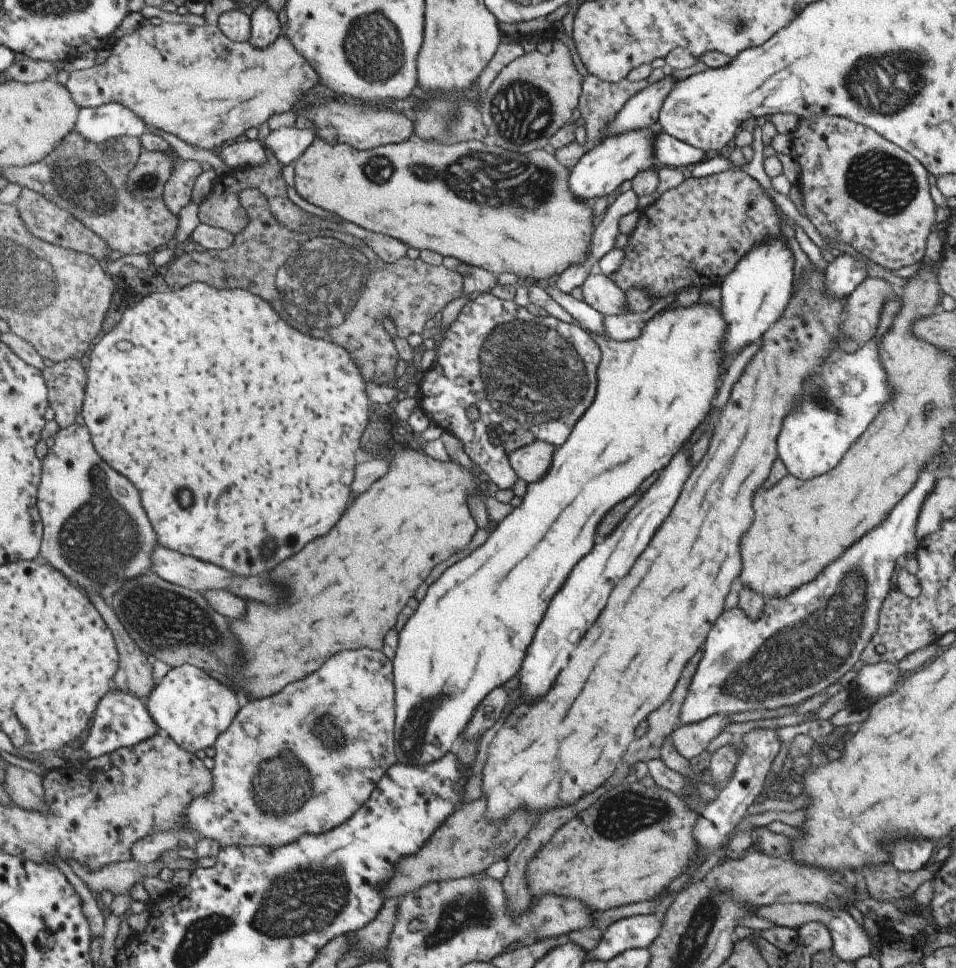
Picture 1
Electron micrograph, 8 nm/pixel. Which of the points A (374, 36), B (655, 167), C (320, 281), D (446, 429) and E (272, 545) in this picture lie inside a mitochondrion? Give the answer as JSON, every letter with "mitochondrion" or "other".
{"A":"mitochondrion","B":"other","C":"mitochondrion","D":"other","E":"mitochondrion"}

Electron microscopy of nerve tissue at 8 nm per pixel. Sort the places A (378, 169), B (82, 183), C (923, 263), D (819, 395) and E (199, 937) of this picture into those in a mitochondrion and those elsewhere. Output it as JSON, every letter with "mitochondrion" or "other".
{"A":"mitochondrion","B":"mitochondrion","C":"other","D":"mitochondrion","E":"mitochondrion"}

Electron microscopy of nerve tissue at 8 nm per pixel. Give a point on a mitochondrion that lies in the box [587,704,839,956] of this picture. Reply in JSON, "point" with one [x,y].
{"point":[622,814]}

